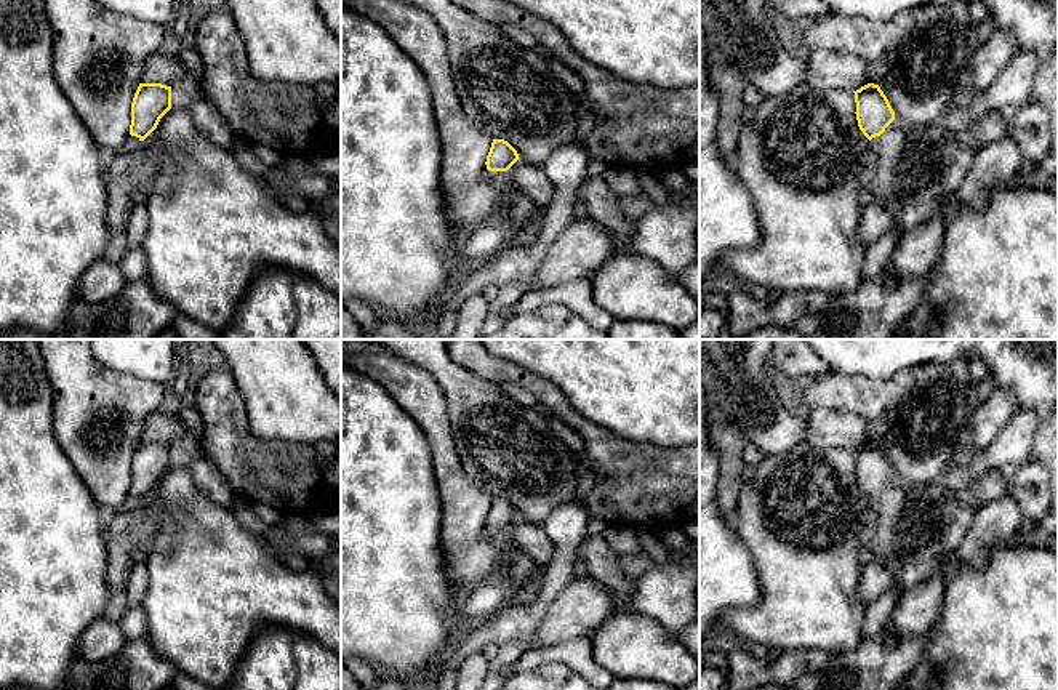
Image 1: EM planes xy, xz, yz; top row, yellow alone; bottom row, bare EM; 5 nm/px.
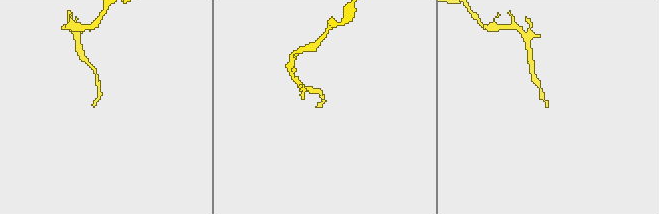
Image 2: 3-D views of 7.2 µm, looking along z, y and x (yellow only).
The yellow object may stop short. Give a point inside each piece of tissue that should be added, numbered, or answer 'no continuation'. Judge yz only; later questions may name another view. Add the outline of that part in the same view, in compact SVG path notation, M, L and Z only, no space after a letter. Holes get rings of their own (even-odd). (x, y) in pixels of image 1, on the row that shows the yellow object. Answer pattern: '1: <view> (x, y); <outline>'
1: yz (914, 170); M893 120L869 142L872 170L868 187L893 215L893 227L903 234L922 224L960 186L975 158L975 152L952 136L943 122L908 128Z

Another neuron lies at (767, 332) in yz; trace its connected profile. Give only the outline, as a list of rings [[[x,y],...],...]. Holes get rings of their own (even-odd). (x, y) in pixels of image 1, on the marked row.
[[[763,327],[747,335],[731,339],[804,339],[796,330],[781,330],[776,327]]]

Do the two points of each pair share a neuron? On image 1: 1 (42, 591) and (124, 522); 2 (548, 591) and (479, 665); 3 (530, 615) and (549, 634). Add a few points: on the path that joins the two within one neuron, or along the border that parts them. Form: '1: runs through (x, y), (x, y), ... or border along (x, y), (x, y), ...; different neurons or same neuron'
1: border along (104, 521), (104, 537), (108, 540); different neurons
2: border along (488, 660), (485, 673); different neurons
3: border along (559, 591), (548, 605), (528, 642), (528, 649); different neurons

